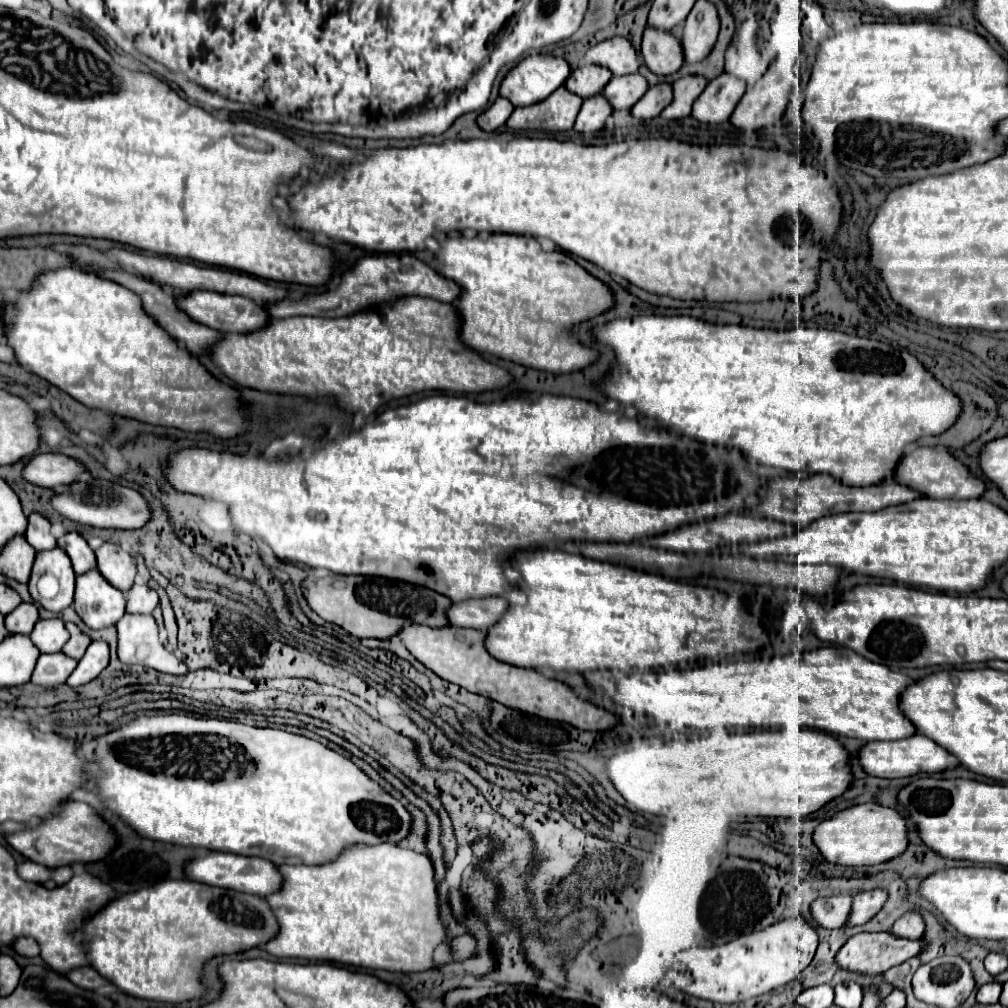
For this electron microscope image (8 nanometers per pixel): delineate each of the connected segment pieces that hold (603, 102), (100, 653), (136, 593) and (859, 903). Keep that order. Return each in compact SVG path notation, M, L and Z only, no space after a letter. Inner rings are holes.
M602 94L590 96L582 104L582 110L580 110L578 118L576 118L574 130L576 132L596 132L596 130L604 128L606 118L610 114L612 114L612 106Z
M98 640L92 642L86 650L86 654L80 658L76 670L68 676L68 686L82 686L88 684L90 680L94 680L106 666L110 660L110 648L106 642Z
M134 584L126 596L128 614L152 614L152 610L158 606L158 594L146 584Z
M870 890L870 892L856 894L848 926L866 924L870 918L874 918L884 908L886 900L888 900L888 892L886 890Z

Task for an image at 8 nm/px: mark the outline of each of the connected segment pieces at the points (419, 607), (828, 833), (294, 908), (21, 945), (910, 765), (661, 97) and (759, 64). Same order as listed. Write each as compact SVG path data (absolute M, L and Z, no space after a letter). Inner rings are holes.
M328 576L328 578L306 578L302 592L308 606L322 616L326 622L342 626L356 638L378 638L390 640L408 624L426 624L430 628L448 626L446 612L452 600L424 586L386 580L378 576Z
M876 802L858 804L836 814L830 820L824 820L814 832L814 844L822 856L832 864L842 866L864 866L864 864L882 864L892 858L898 858L908 846L908 824L902 814L892 808L880 806Z
M378 844L378 846L350 846L346 848L336 862L324 864L324 866L278 866L284 878L284 888L282 892L276 892L274 896L268 896L266 900L270 902L272 910L276 912L276 918L280 920L280 934L270 940L268 944L262 944L266 952L278 956L278 958L302 958L302 960L320 960L320 962L338 962L338 964L350 964L350 966L362 966L370 970L390 970L390 972L426 972L432 968L438 968L440 964L434 960L434 950L442 944L450 944L446 936L446 928L440 920L440 910L438 910L438 892L436 892L436 882L434 882L434 866L430 856L426 854L416 854L412 850L392 846L392 844Z
M18 938L18 940L14 942L14 950L16 950L18 954L22 954L22 956L28 956L28 958L38 956L38 952L40 952L38 944L36 944L32 938Z
M914 734L904 740L896 742L868 742L860 750L860 764L870 776L880 776L880 778L908 778L916 774L938 774L946 772L950 768L958 768L960 762L954 754L932 742L930 738L922 734Z
M656 84L650 86L648 92L642 96L640 104L636 104L636 108L632 108L632 114L636 118L656 118L660 116L660 112L672 102L672 84Z
M744 20L736 28L734 38L726 50L726 72L744 78L746 82L752 82L752 78L758 80L768 68L766 60L760 56L756 46L756 32L758 22Z

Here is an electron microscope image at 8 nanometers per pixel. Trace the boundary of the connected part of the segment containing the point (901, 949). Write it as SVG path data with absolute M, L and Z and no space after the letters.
M862 932L852 936L836 954L836 960L840 964L840 968L852 970L852 972L860 972L860 974L882 974L892 966L898 966L914 956L918 956L928 944L918 938L918 940L908 940L908 938L898 938L892 932Z

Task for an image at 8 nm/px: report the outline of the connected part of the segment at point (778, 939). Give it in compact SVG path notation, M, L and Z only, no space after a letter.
M800 914L794 918L778 920L776 924L760 930L760 932L750 932L744 934L728 944L722 946L712 946L712 948L690 948L686 952L680 952L672 970L668 972L676 988L680 988L686 994L692 994L696 998L704 998L710 1002L722 1002L722 1004L734 1004L742 1002L760 994L766 994L778 986L784 986L792 980L798 978L798 974L812 962L814 954L818 948L818 934L814 926L810 926Z

